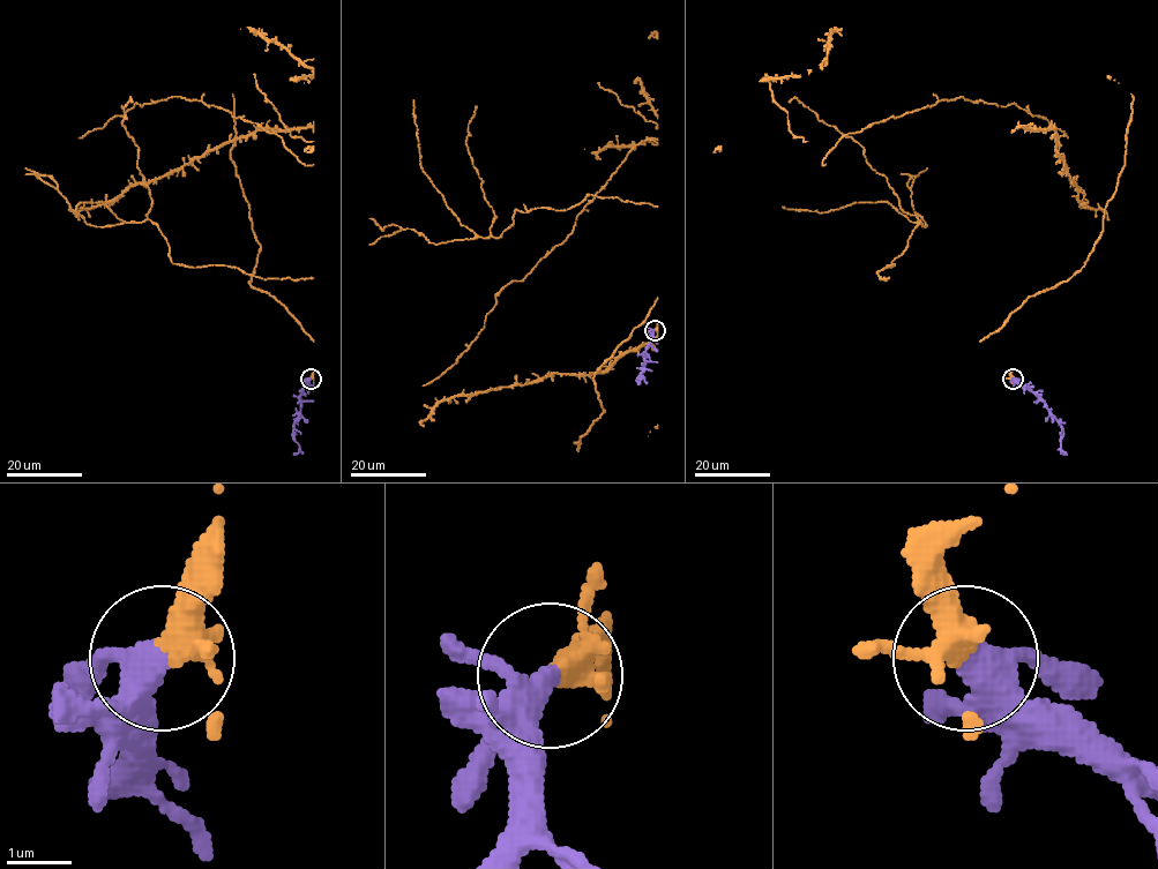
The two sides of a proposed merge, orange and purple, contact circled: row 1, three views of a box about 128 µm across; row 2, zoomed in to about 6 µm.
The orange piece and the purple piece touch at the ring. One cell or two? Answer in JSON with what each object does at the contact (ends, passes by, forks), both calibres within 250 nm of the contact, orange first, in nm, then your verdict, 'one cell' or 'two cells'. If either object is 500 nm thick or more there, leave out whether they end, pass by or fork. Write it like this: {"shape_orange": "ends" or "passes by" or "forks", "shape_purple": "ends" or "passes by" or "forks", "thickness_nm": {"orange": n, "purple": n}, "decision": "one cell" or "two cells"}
{"shape_orange": "passes by", "shape_purple": "forks", "thickness_nm": {"orange": 360, "purple": 320}, "decision": "one cell"}

